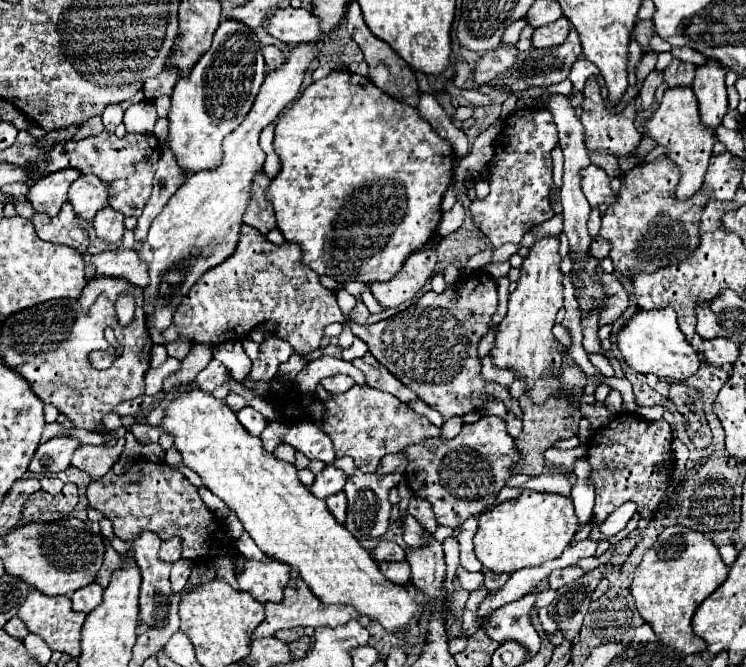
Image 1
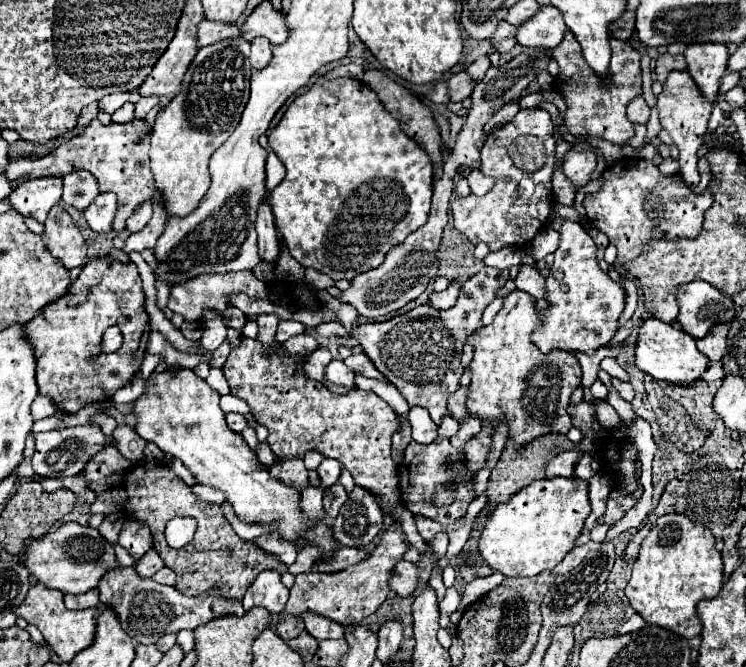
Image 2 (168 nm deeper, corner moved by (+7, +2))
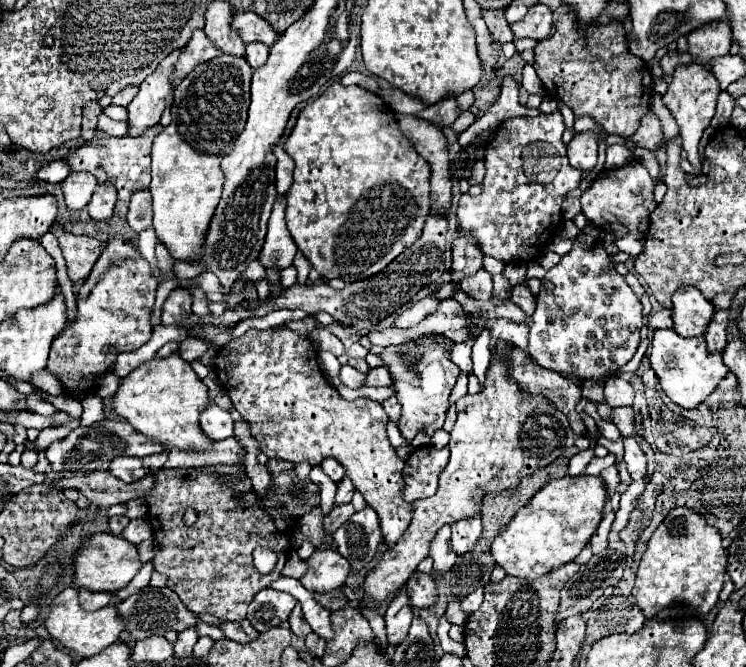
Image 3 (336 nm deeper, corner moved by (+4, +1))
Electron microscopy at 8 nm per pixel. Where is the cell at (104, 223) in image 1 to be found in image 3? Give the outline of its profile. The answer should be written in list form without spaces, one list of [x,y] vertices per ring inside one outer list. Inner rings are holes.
[[[98,184],[88,204],[88,212],[94,220],[104,222],[112,218],[114,204],[116,204],[116,188],[112,184]]]

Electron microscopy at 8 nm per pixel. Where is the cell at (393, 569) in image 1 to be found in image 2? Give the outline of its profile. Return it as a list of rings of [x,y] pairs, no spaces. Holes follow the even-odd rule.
[[[399,561],[399,565],[395,565],[395,573],[389,581],[391,589],[399,595],[399,597],[409,597],[413,595],[413,591],[419,585],[419,573],[415,563],[409,561]]]

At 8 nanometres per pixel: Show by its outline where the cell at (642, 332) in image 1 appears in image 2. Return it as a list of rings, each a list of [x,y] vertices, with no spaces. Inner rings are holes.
[[[647,319],[639,327],[639,339],[635,347],[635,363],[641,371],[649,373],[657,381],[669,381],[673,385],[691,385],[705,373],[709,359],[697,349],[695,339],[681,329],[671,327],[659,319]]]

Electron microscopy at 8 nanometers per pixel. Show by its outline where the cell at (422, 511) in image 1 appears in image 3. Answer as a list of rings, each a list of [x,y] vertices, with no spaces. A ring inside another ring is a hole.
[[[442,526],[434,542],[430,542],[430,556],[434,558],[434,574],[442,576],[454,566],[456,552],[452,550],[452,544],[450,544],[450,526]]]

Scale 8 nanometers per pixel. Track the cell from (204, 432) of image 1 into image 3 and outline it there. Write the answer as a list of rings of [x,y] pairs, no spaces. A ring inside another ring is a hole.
[[[170,354],[162,360],[152,360],[146,366],[130,372],[114,396],[114,410],[118,416],[126,418],[134,430],[146,438],[158,438],[166,450],[194,450],[206,452],[212,448],[214,440],[206,438],[198,422],[202,408],[210,402],[206,384],[194,374],[190,364],[178,354]]]

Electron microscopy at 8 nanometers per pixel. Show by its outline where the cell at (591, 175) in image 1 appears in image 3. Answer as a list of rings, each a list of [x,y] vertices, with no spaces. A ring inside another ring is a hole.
[[[592,132],[576,134],[572,138],[572,142],[568,144],[568,160],[570,160],[570,166],[574,166],[582,172],[590,172],[598,160],[598,138],[596,138],[596,134],[592,134]]]

